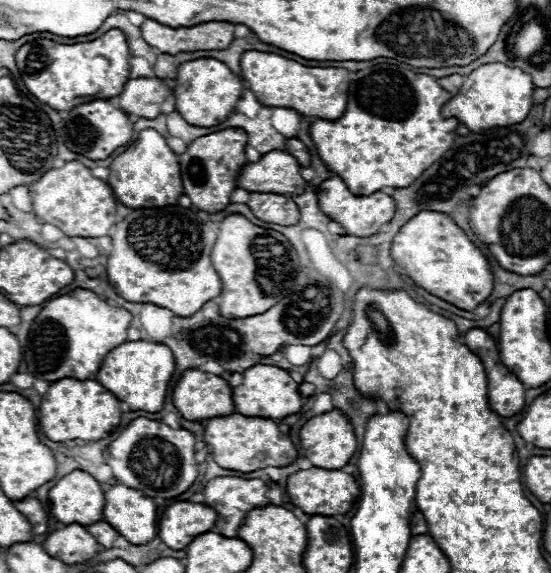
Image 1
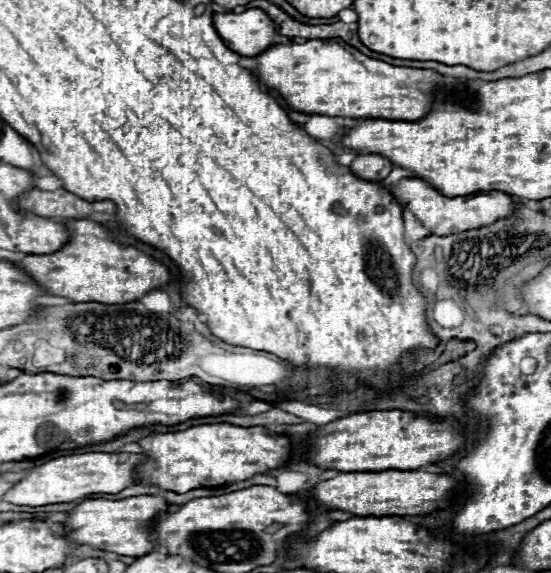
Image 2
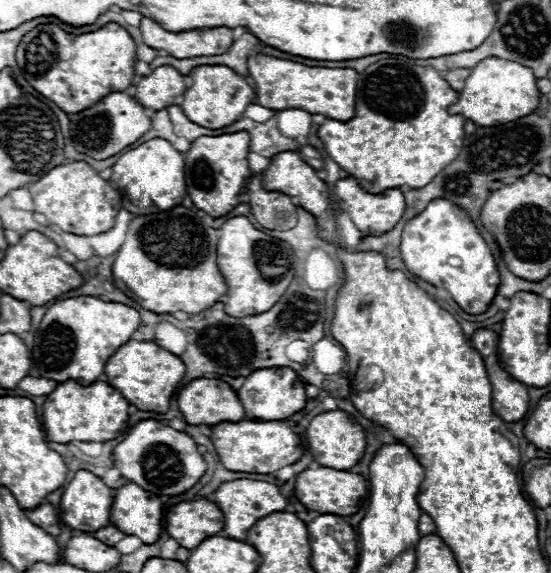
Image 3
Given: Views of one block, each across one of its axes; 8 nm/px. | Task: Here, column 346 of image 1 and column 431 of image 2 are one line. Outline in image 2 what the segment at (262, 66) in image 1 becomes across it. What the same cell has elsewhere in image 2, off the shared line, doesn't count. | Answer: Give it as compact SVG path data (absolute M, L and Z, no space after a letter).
M338 38L276 44L254 56L254 60L256 66L252 74L260 78L266 88L276 90L292 110L348 118L418 120L430 110L438 74L434 70L392 66L368 58Z

